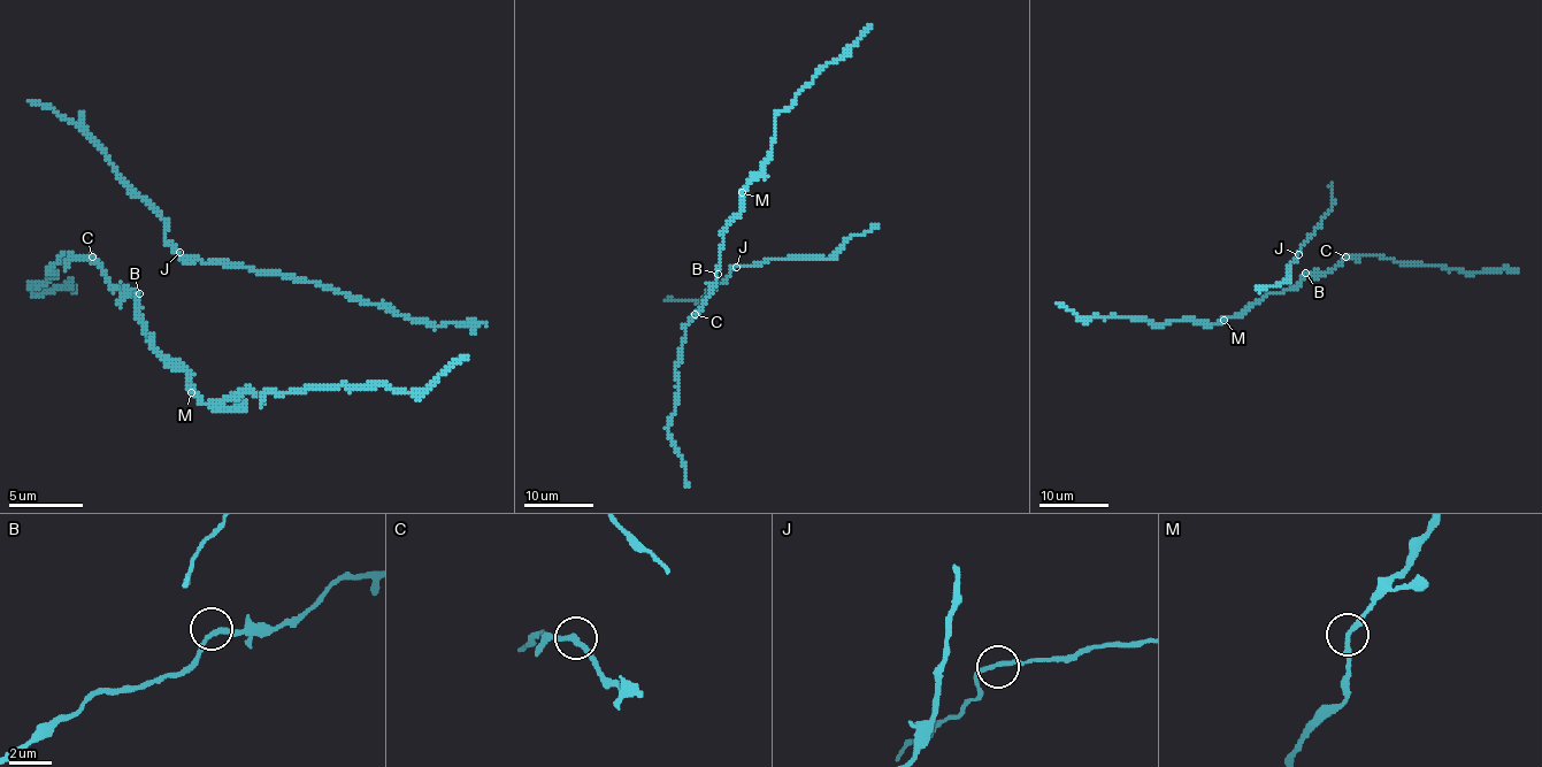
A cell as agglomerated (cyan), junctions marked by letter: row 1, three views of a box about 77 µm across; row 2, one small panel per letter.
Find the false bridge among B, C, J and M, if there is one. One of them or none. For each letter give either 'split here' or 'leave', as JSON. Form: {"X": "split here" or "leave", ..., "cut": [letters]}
{"B": "leave", "C": "split here", "J": "leave", "M": "leave", "cut": ["C"]}

